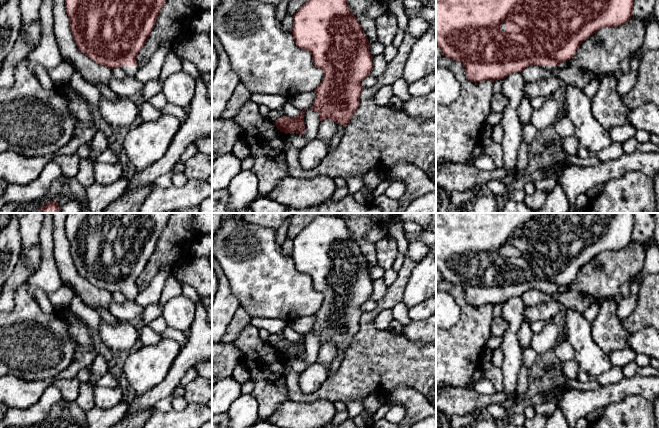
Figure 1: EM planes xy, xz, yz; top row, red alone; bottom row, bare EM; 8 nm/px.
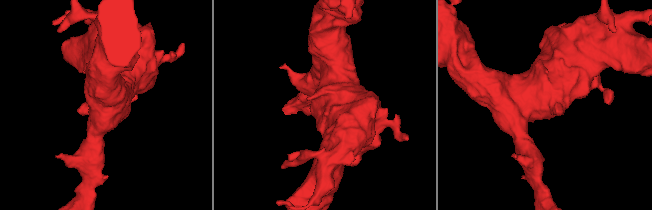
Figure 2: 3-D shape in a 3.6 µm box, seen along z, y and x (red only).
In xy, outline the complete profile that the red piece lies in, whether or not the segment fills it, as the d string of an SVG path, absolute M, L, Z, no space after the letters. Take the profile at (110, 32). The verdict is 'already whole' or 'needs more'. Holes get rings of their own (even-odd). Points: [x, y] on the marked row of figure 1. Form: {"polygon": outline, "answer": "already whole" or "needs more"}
{"polygon": "M65 0L70 30L77 48L94 62L110 69L120 67L135 77L137 55L144 47L166 0Z", "answer": "needs more"}

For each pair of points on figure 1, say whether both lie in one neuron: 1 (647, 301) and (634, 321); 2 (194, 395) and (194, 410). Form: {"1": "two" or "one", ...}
{"1": "one", "2": "two"}

